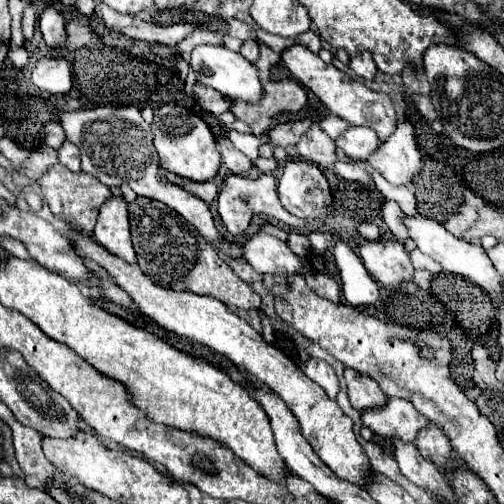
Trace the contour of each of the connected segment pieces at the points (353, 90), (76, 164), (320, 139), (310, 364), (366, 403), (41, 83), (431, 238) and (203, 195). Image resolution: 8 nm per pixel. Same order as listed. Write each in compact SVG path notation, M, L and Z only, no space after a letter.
M294 45L282 53L284 67L298 79L300 85L308 87L328 109L350 125L368 125L378 133L378 141L384 143L396 129L396 113L392 99L386 93L370 91L364 83L350 79L344 71L336 69L332 63L324 63L318 55L302 45Z
M68 139L62 143L62 147L58 149L58 161L62 165L66 165L72 171L80 171L80 153L78 147L72 145Z
M312 123L312 127L300 137L300 141L296 143L296 149L302 159L308 159L324 169L332 169L336 161L336 145L320 129L318 123Z
M310 357L310 359L306 361L304 373L306 373L306 377L310 377L312 381L316 381L332 399L336 399L338 389L340 389L340 387L338 387L338 379L336 379L334 369L332 369L326 361Z
M344 369L344 381L348 385L348 397L354 409L362 411L368 407L380 407L388 401L388 397L380 391L378 383L368 375L356 373L354 369Z
M42 57L36 61L32 77L36 77L36 86L48 93L68 93L72 89L72 73L66 59Z
M420 213L416 215L404 215L402 217L402 223L404 227L408 229L408 237L416 241L418 249L424 253L424 255L430 255L432 259L436 259L446 271L450 273L458 273L462 277L468 277L472 279L476 285L480 285L488 295L496 297L498 295L498 289L502 287L502 277L496 275L496 269L492 267L492 263L488 263L488 255L482 247L478 245L472 245L468 241L462 241L458 237L454 237L452 233L448 233L444 229L442 223L430 219L430 217L424 217Z
M166 173L168 179L172 179L172 183L180 185L182 189L186 189L188 193L200 197L202 201L206 201L208 205L212 205L216 201L216 195L218 195L218 183L216 181L206 181L206 183L196 183L196 181L188 181L184 177L178 177L174 173Z

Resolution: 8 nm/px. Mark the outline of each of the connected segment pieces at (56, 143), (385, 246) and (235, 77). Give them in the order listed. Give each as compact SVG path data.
M48 123L48 125L44 127L44 143L46 143L46 145L58 149L64 139L66 139L66 135L64 135L60 123Z
M364 241L358 247L358 255L368 273L384 287L398 287L414 275L410 257L400 241Z
M198 45L192 49L190 67L196 75L196 81L220 91L230 101L246 101L256 103L262 97L262 85L258 79L258 69L246 61L240 53L234 53L226 47L212 47L212 45Z

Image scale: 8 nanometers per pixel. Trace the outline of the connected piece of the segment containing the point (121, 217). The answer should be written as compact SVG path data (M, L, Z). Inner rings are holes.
M110 197L98 215L98 223L94 229L94 237L100 245L108 247L114 255L128 259L128 263L136 263L132 239L130 239L130 221L128 221L128 203L120 197Z

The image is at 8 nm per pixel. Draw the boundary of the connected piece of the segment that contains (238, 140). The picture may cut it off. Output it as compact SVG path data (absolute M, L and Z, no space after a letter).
M233 129L228 131L228 138L231 140L231 142L233 142L234 145L242 148L242 151L251 161L259 158L259 146L263 142L268 142L268 140L270 140L268 134L257 137L254 134L244 134Z

